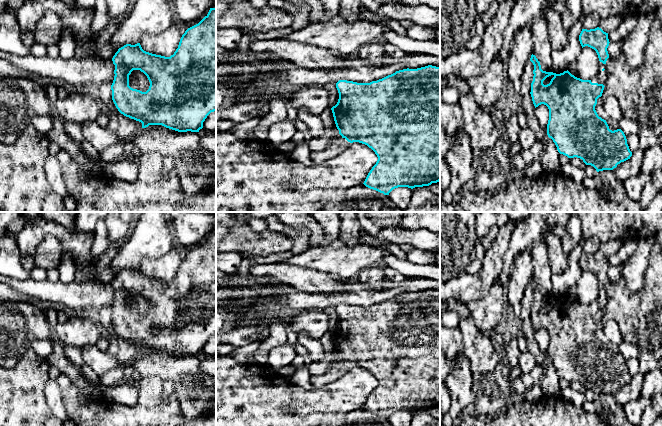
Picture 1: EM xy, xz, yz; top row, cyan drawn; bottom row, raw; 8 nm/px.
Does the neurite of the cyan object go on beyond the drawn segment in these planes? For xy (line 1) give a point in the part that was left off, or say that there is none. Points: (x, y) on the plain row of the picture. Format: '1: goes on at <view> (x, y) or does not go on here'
1: does not go on here

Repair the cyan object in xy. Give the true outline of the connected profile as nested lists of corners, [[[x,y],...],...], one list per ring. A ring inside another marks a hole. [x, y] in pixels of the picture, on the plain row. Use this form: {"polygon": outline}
{"polygon": [[[216,231],[210,232],[208,238],[198,248],[185,255],[178,272],[170,281],[146,276],[140,267],[137,267],[119,272],[112,285],[115,289],[115,300],[111,309],[112,324],[121,338],[141,346],[142,352],[162,349],[178,356],[199,356],[207,340],[216,335]],[[133,294],[140,294],[147,300],[150,310],[146,316],[129,310],[129,299]]]}

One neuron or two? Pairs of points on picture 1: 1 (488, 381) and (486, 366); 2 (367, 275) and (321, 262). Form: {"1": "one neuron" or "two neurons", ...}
{"1": "two neurons", "2": "two neurons"}

